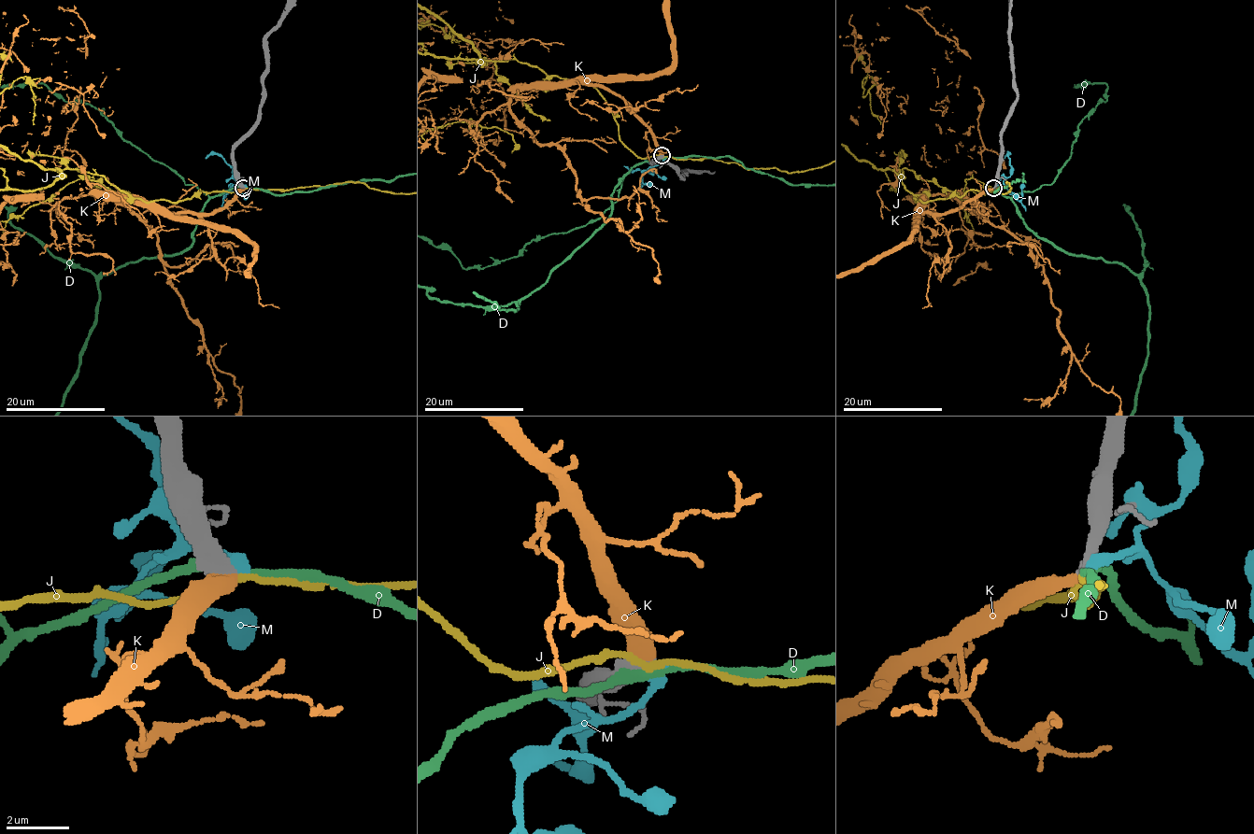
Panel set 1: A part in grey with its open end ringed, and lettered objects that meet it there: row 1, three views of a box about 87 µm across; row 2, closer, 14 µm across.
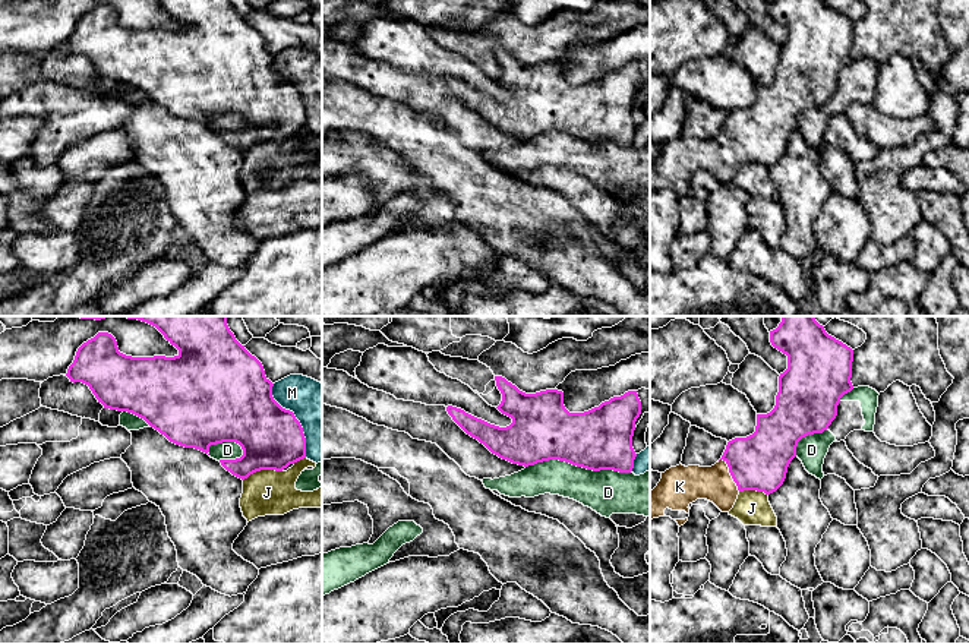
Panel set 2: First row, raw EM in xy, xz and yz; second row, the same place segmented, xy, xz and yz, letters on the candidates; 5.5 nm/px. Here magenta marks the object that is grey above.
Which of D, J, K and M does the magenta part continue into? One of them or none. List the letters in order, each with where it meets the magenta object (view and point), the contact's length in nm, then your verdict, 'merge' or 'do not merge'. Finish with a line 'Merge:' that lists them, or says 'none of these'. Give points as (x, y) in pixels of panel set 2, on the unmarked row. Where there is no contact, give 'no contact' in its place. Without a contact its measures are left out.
D: xz (578, 138) | 600 nm | do not merge
J: xy (262, 141) | 240 nm | do not merge
K: yz (731, 147) | 220 nm | merge
M: xy (296, 91) | 440 nm | do not merge
Merge: K

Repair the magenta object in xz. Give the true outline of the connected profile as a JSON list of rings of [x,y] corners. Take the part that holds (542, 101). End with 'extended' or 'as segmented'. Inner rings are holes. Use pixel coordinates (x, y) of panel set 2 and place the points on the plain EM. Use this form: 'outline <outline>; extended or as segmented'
outline [[[502,48],[495,53],[502,66],[496,80],[512,91],[509,98],[499,100],[446,79],[452,92],[492,126],[524,139],[559,132],[593,143],[632,143],[637,129],[632,108],[641,86],[637,63],[584,85],[569,85],[562,63],[525,66]]]; as segmented

